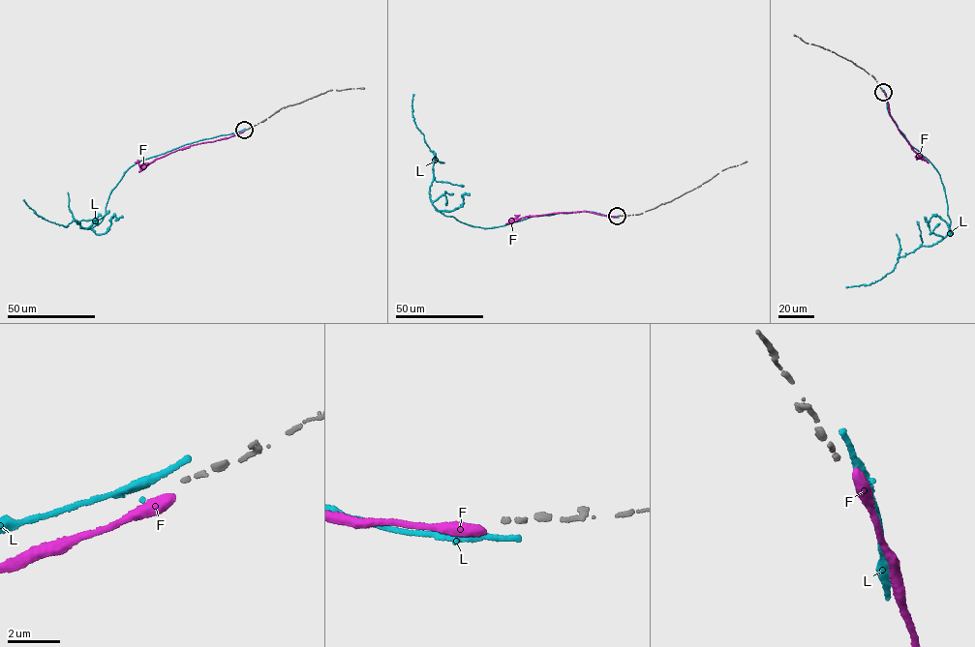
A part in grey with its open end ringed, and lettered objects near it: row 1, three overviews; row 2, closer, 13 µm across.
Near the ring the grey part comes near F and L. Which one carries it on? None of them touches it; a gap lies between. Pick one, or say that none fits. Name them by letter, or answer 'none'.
none

